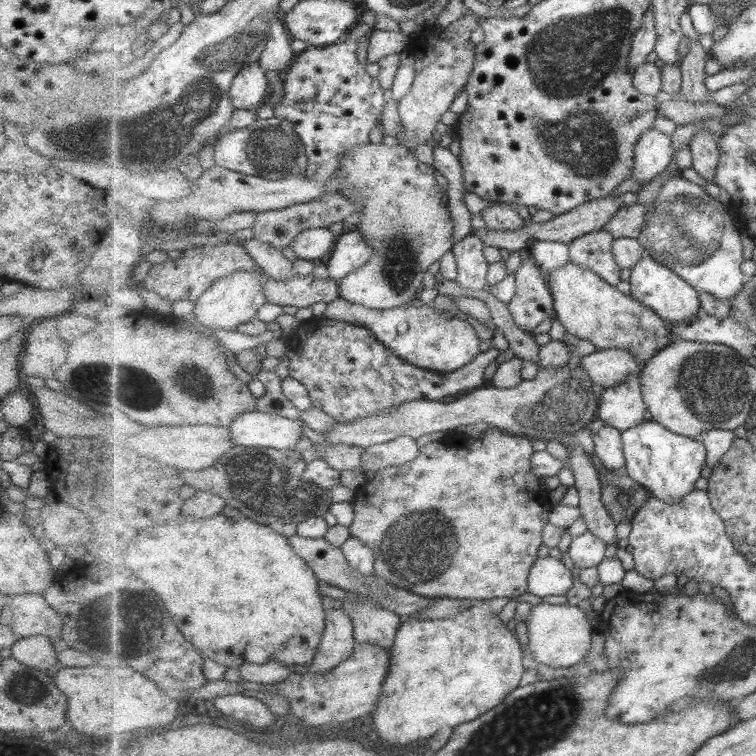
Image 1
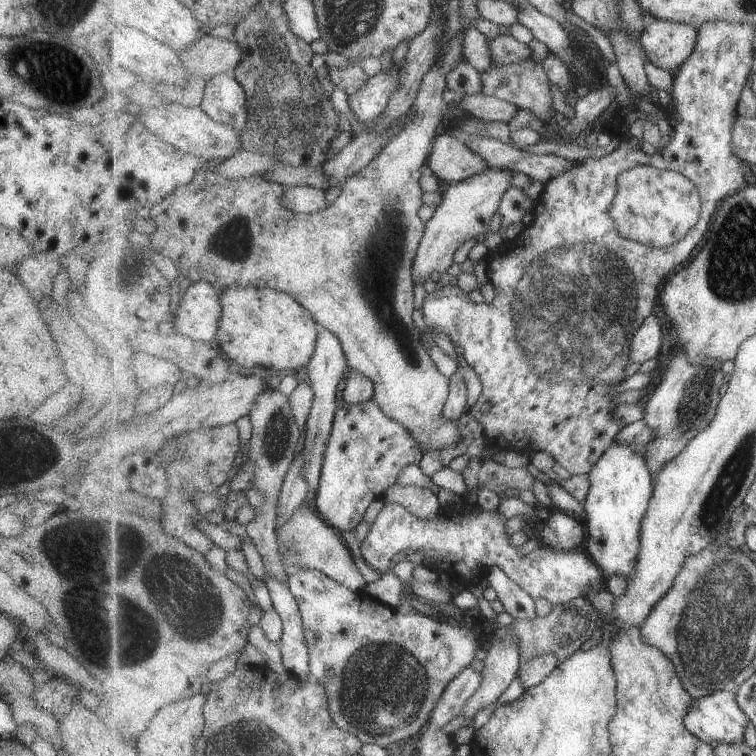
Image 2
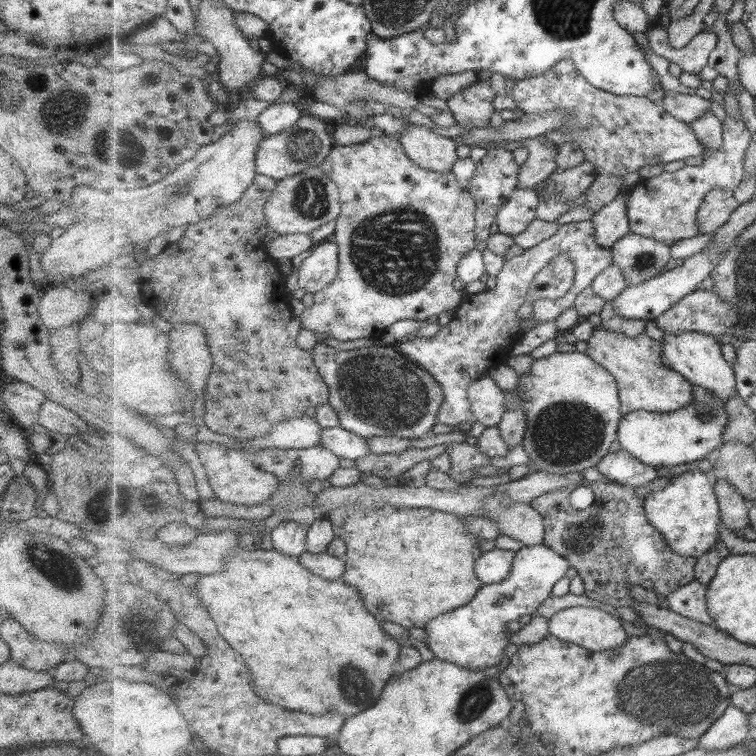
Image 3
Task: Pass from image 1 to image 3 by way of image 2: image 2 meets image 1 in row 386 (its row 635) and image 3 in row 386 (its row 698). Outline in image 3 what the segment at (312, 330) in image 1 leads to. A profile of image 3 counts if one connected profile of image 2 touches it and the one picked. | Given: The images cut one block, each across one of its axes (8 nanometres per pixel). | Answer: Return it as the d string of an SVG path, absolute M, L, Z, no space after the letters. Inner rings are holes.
M319 340L311 354L328 384L330 404L339 413L340 426L345 430L366 439L395 434L416 439L431 434L433 426L438 423L438 414L444 403L441 384L428 369L415 366L396 346L340 352Z

